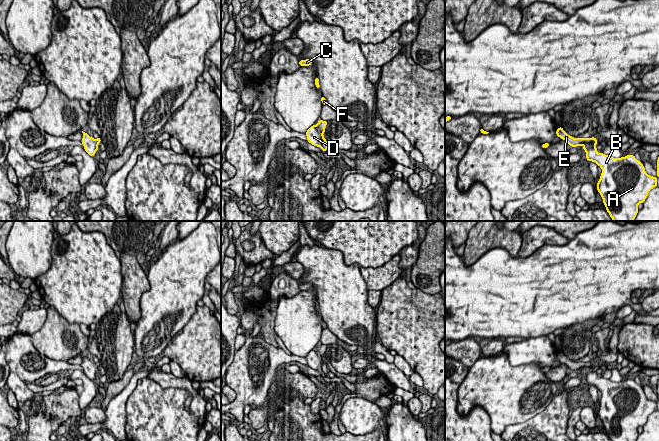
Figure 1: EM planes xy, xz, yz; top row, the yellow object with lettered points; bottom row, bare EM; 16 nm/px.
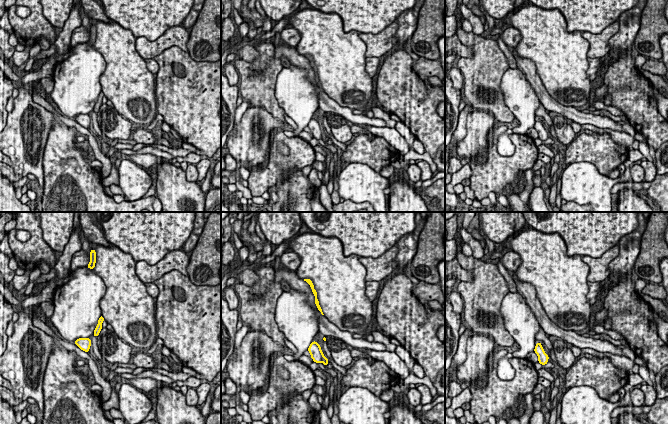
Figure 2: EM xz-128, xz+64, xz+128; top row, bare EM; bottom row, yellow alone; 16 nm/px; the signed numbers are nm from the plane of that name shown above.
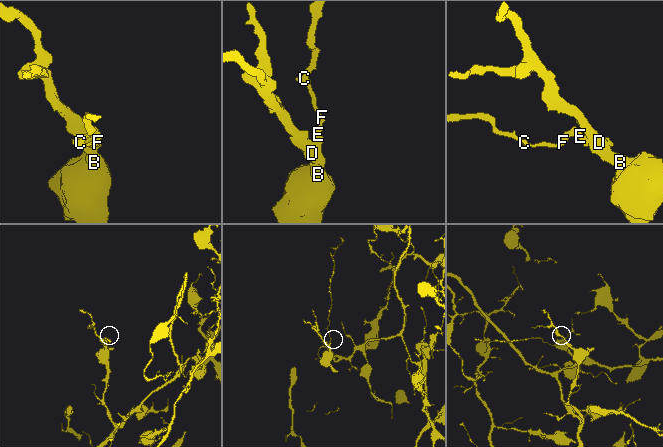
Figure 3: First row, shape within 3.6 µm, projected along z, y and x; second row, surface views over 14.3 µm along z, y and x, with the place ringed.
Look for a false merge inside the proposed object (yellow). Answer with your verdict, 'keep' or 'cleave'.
cleave

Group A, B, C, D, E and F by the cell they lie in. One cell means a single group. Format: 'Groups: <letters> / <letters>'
Groups: A B D / C E F

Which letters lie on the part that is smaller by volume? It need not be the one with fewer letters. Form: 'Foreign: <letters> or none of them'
Foreign: C, E, F

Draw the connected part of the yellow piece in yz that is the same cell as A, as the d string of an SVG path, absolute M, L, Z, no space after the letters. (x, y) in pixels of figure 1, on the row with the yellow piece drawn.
M583 144L587 161L601 167L597 183L606 210L613 221L633 221L638 204L643 203L651 189L658 186L657 178L649 176L634 155L613 158L598 153L596 146Z

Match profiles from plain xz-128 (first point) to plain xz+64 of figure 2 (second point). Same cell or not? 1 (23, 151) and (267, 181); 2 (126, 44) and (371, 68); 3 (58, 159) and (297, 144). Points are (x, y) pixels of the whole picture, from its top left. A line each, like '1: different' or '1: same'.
1: different
2: different
3: different

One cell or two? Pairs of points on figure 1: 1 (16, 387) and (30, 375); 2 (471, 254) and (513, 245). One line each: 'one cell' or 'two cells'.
1: two cells
2: one cell

